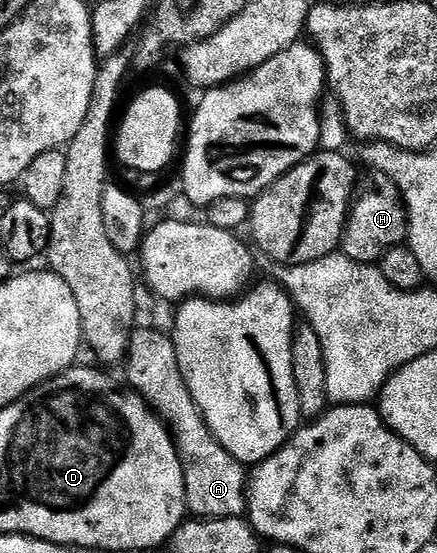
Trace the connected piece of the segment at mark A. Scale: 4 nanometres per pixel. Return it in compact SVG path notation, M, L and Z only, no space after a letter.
M144 325L132 334L126 360L131 390L163 419L164 426L172 432L176 451L184 466L188 511L202 519L243 516L248 505L246 492L249 472L245 464L239 463L208 430L204 414L194 401L180 372L178 353L171 334L164 332L163 335L155 329L155 326Z

